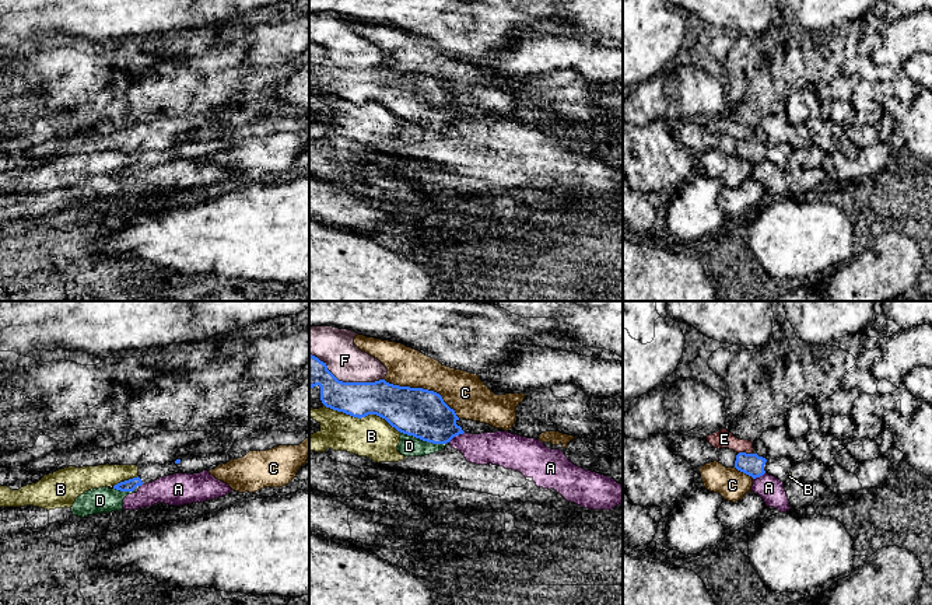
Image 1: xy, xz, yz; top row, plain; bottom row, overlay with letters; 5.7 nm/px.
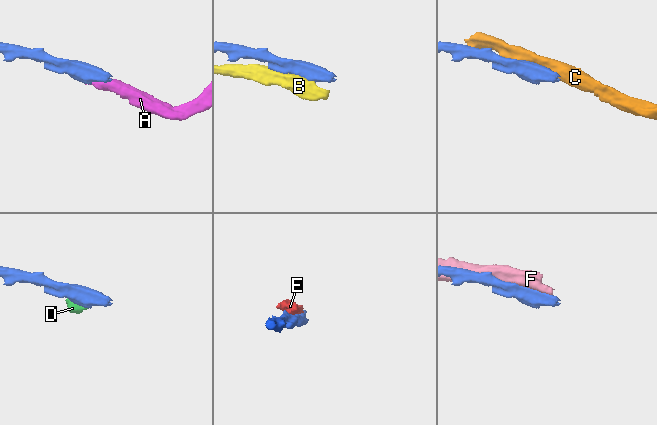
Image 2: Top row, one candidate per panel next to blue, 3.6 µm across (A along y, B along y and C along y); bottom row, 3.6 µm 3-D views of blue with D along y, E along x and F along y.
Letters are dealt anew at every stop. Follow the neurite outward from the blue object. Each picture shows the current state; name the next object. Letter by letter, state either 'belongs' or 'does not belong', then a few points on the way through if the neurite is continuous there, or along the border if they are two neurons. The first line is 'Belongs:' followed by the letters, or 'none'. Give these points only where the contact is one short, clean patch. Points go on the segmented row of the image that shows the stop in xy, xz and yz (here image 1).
Belongs: none
A: does not belong; border along xz (463, 432), (448, 441)
B: does not belong
C: does not belong
D: does not belong; border along xz (400, 432), (427, 441), (445, 444)
E: does not belong
F: does not belong

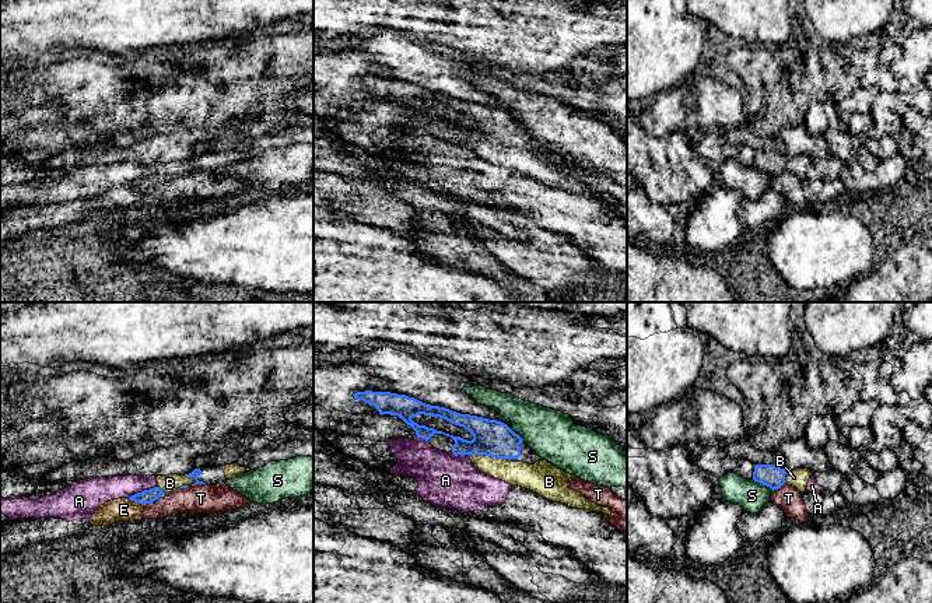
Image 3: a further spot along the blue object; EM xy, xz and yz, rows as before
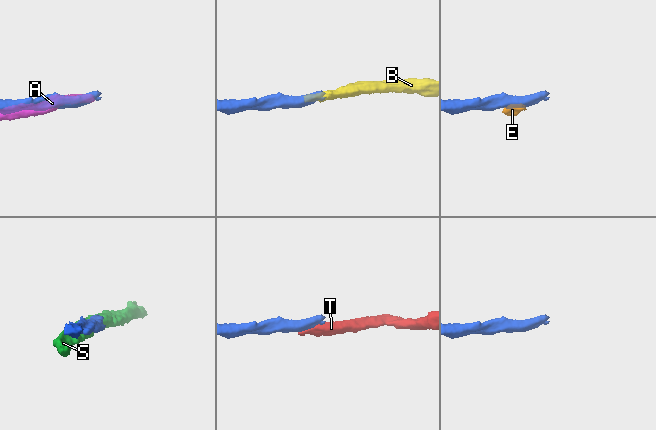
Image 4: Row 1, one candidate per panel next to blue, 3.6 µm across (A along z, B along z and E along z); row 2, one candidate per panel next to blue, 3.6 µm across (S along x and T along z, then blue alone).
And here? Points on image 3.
Belongs: B
A: does not belong
B: belongs; runs through xz (493, 438), (490, 455), (504, 469), (528, 476)
E: does not belong; border along xy (128, 498), (149, 504)
S: does not belong
T: does not belong; border along xy (205, 483), (192, 486)

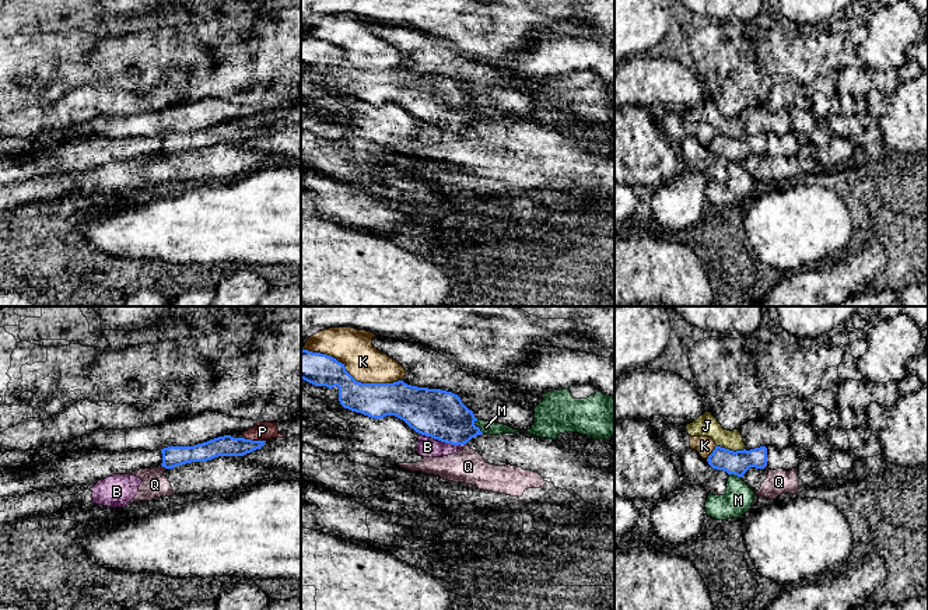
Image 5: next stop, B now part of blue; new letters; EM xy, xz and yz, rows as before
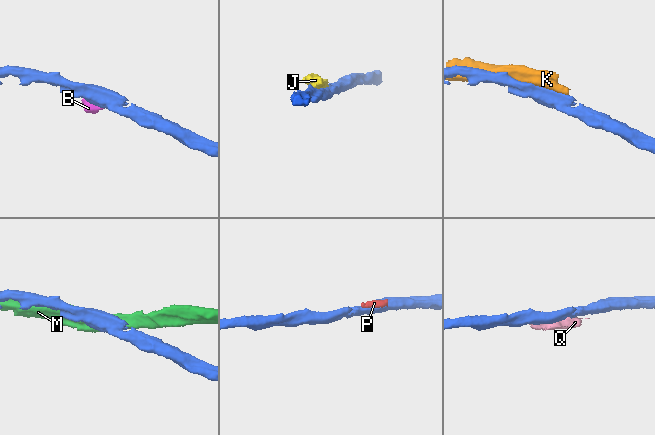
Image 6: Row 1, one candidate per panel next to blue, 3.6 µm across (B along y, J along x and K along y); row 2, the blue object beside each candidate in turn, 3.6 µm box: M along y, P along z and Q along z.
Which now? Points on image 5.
Belongs: none
B: does not belong; border along xz (419, 433), (445, 442), (464, 445)
J: does not belong
K: does not belong
M: does not belong
P: does not belong; border along xy (244, 437), (265, 441)
Q: does not belong; border along xy (161, 465), (165, 469)

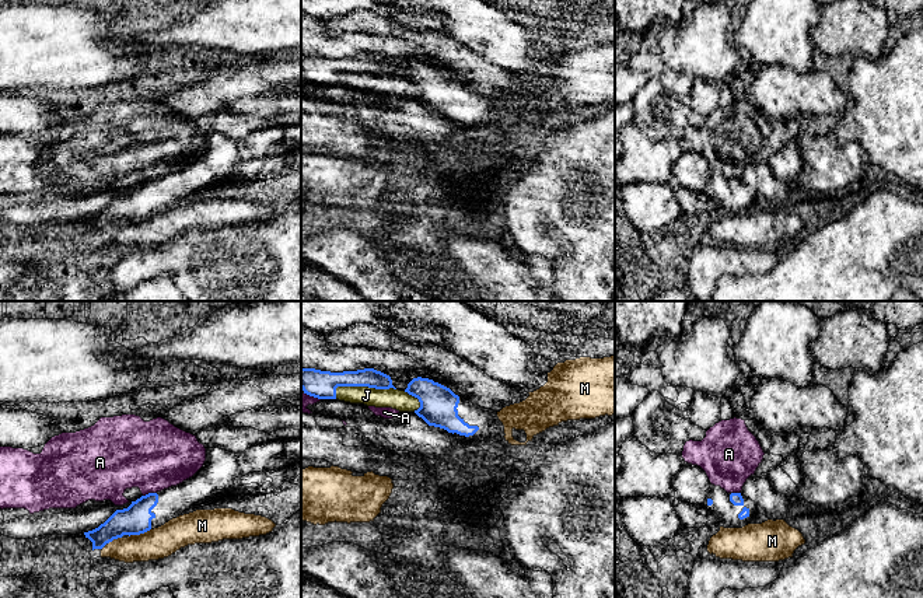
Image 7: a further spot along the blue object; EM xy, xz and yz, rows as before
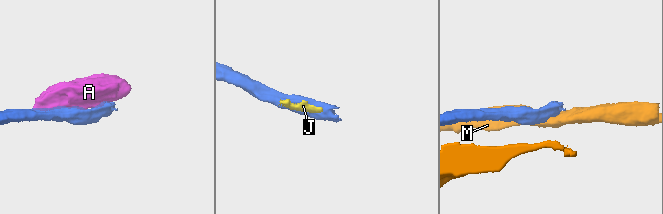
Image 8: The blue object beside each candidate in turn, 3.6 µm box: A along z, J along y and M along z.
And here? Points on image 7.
Belongs: none
A: does not belong
J: does not belong
M: does not belong; border along xy (150, 528), (129, 537)

